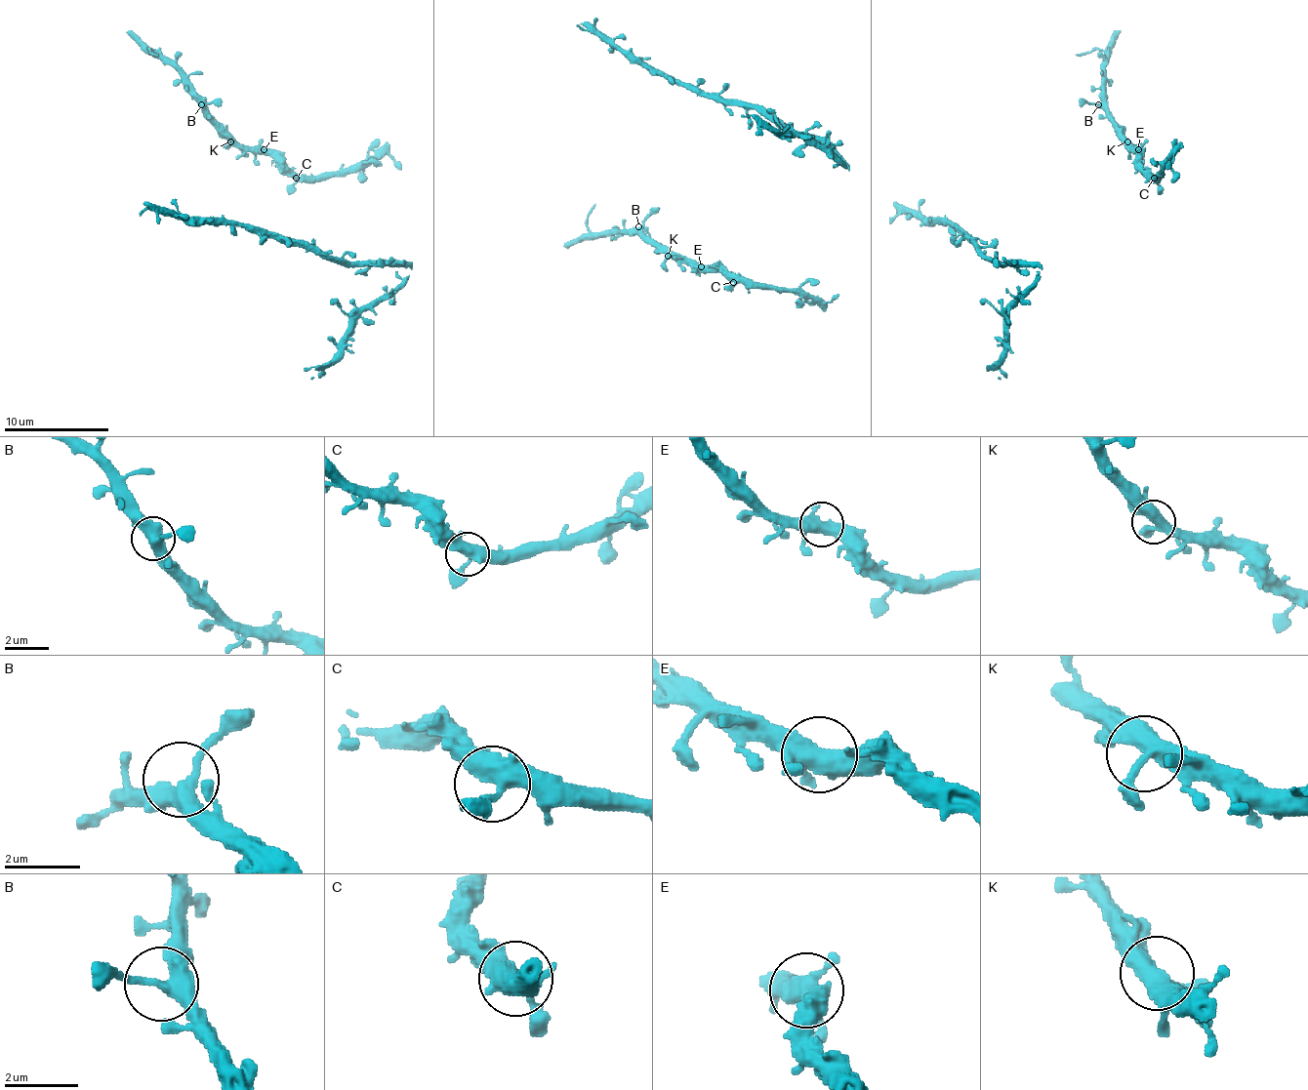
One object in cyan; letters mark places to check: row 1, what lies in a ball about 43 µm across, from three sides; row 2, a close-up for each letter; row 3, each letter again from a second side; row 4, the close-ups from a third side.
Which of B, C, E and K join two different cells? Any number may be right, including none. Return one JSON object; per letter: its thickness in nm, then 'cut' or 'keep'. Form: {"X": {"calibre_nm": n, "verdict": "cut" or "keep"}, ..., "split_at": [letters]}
{"B": {"calibre_nm": 400, "verdict": "keep"}, "C": {"calibre_nm": 440, "verdict": "keep"}, "E": {"calibre_nm": 460, "verdict": "keep"}, "K": {"calibre_nm": 400, "verdict": "keep"}, "split_at": []}

